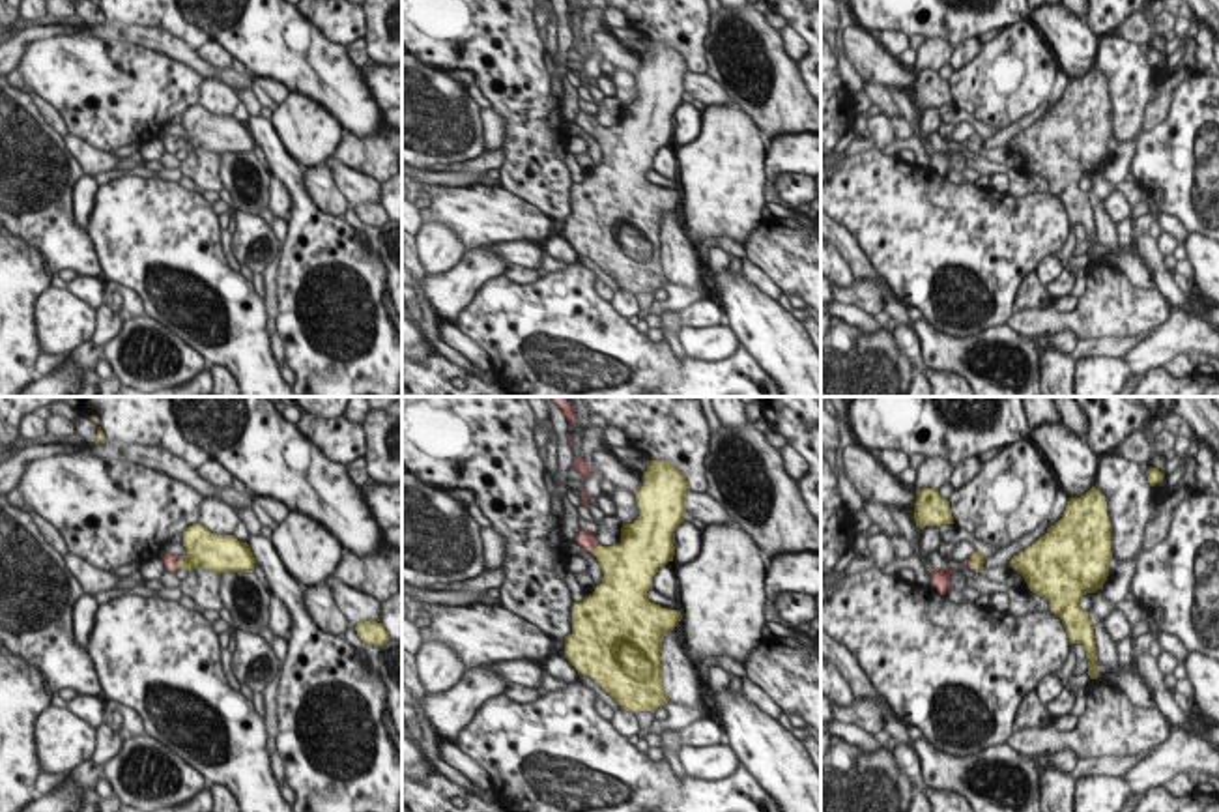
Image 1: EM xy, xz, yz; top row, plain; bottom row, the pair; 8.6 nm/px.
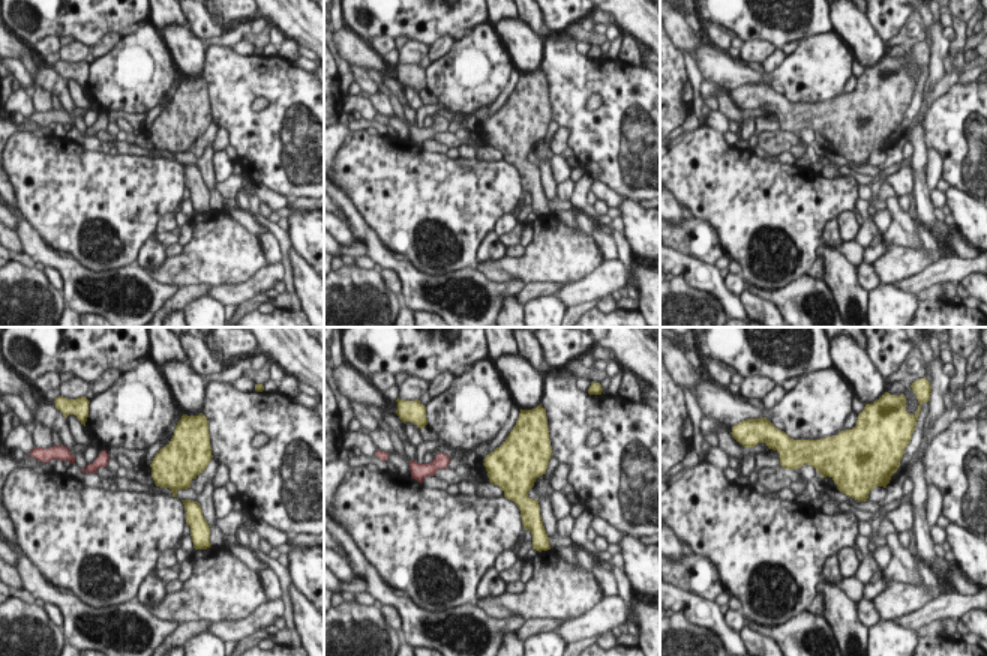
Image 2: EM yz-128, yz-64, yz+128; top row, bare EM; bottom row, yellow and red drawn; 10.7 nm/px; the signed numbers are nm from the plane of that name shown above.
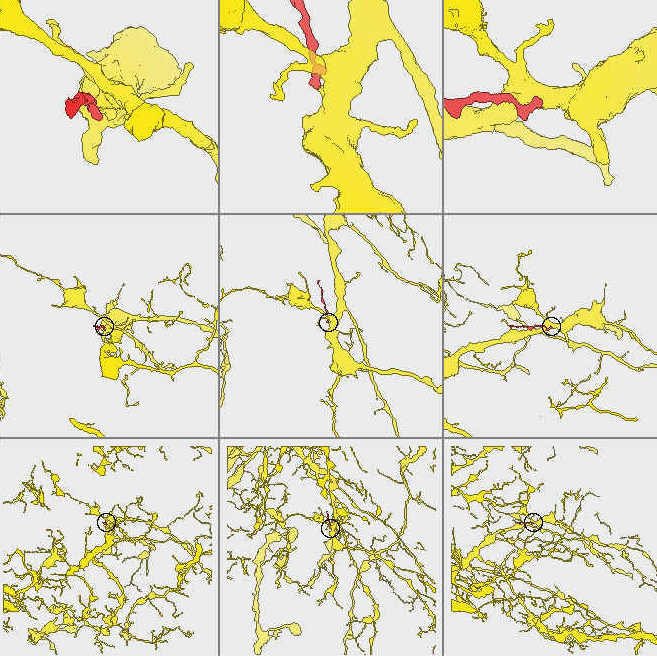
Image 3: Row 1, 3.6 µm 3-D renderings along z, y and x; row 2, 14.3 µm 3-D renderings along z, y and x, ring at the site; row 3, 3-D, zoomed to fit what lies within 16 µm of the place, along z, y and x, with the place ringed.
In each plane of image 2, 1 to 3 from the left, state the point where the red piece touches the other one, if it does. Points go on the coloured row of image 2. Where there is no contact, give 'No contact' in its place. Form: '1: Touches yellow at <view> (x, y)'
1: No contact
2: No contact
3: No contact.

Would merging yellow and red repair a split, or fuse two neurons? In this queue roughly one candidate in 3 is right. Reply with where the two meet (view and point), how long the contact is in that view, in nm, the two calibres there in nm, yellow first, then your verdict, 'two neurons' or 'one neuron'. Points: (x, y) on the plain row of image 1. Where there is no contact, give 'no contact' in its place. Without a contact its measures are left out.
xy (178, 144) | 100 nm | 280/130 nm | one neuron

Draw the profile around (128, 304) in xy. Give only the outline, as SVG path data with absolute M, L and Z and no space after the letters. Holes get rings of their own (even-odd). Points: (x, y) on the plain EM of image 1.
M107 281L107 305L123 320L148 316L142 297L120 283Z

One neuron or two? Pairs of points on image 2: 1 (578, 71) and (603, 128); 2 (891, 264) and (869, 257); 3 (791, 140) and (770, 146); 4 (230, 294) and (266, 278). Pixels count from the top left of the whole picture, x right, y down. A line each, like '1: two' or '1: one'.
1: one
2: two
3: one
4: one

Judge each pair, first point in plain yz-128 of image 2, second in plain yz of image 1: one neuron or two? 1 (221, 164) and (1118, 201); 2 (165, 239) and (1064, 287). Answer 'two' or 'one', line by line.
1: one
2: one

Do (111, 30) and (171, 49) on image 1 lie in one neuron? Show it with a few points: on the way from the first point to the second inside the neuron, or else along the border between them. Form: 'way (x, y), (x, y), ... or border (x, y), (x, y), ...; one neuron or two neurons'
way (126, 34), (156, 38); one neuron

